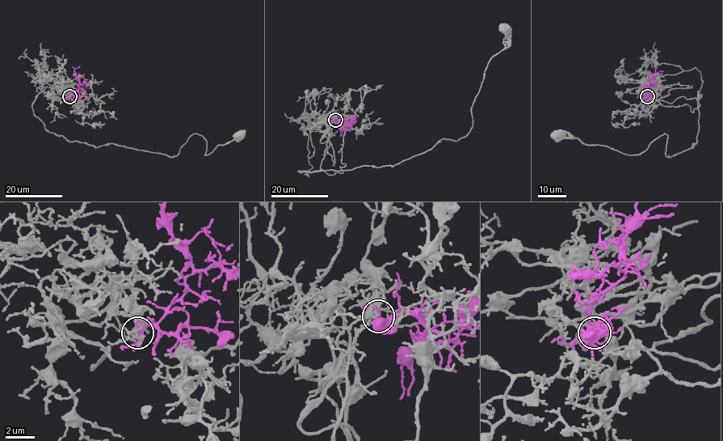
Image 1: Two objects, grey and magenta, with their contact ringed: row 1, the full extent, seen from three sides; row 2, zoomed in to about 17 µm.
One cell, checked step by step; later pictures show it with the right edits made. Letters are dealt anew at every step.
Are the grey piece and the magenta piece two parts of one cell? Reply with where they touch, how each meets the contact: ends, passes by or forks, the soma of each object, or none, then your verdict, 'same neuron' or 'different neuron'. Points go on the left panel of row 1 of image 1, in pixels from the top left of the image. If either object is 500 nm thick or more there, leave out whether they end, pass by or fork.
place (69, 96); grey forks; magenta forks; soma grey (239, 134); soma magenta none; same neuron

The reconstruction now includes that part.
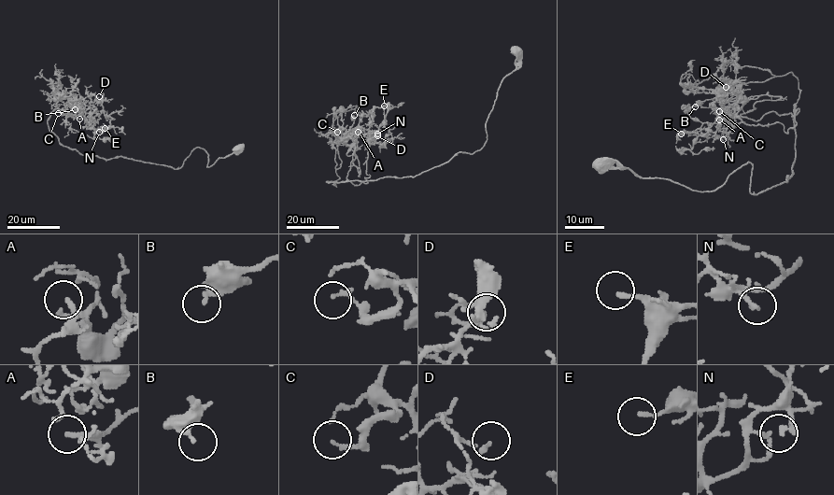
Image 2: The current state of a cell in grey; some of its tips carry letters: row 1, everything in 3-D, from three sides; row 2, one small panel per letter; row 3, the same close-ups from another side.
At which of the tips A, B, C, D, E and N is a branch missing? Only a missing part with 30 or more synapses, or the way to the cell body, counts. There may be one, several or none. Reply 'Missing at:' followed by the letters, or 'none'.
Missing at: A, N

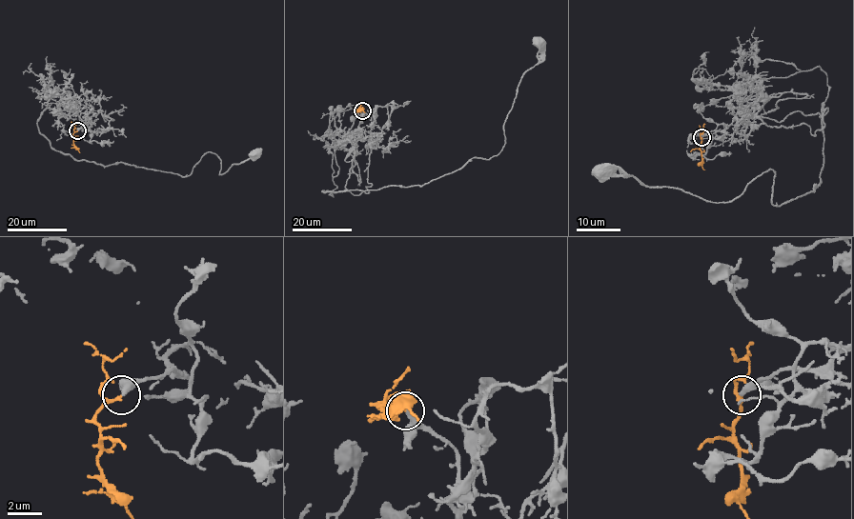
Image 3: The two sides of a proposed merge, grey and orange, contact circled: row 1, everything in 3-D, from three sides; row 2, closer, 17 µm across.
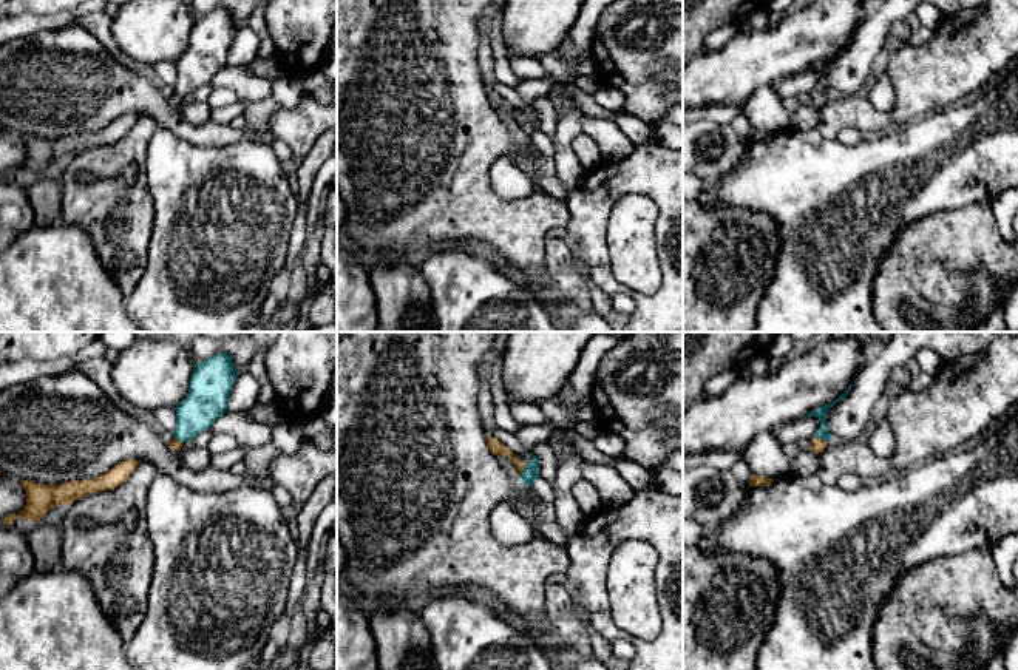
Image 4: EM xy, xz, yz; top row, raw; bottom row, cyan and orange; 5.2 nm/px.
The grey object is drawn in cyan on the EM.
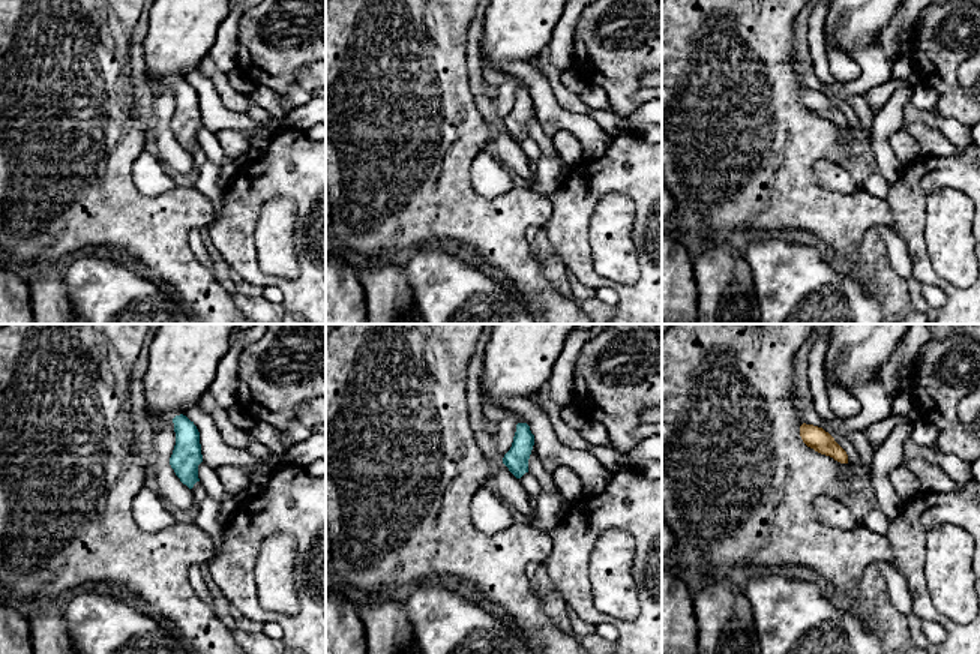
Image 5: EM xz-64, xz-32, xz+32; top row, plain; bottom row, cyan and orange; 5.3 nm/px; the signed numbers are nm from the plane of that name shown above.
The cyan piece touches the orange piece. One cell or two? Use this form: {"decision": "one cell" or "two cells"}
{"decision": "one cell"}

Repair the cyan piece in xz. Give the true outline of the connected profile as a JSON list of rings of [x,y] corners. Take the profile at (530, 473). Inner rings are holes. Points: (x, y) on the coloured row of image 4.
[[[487,437],[487,448],[494,455],[502,454],[502,455],[508,457],[517,471],[517,477],[525,485],[533,488],[534,480],[539,477],[539,460],[534,454],[533,454],[533,460],[530,463],[524,463],[522,460],[517,460],[514,452],[511,452],[502,442],[499,442],[497,438],[491,438],[491,437]]]

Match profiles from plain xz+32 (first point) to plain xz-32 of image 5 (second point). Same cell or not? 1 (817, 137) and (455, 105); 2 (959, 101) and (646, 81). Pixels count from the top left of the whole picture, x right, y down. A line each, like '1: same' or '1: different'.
1: same
2: different

